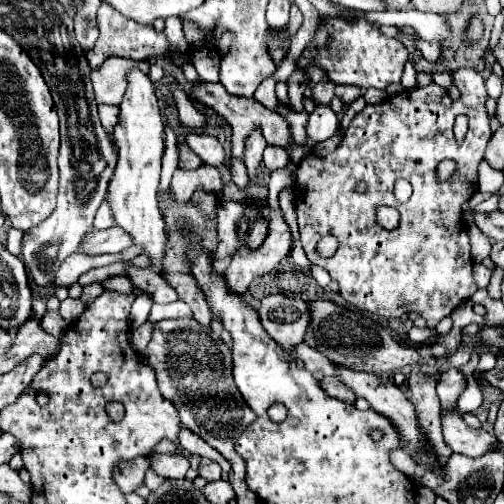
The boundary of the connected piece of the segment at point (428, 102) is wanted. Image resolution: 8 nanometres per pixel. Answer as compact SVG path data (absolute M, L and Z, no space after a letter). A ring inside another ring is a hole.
M461 68L455 76L455 86L461 90L459 100L451 100L447 90L429 84L425 88L403 90L389 96L381 104L367 104L349 124L345 140L337 146L333 154L327 156L307 156L297 164L295 172L295 210L299 218L299 236L307 258L329 272L331 280L339 282L339 294L343 300L363 312L377 314L381 318L401 318L403 314L419 314L427 320L427 328L435 326L449 316L457 306L467 302L477 286L473 280L473 260L469 254L467 226L461 220L461 204L477 192L477 166L483 160L485 146L491 138L489 114L485 108L485 80L475 70ZM459 114L469 118L467 134L463 144L457 144L453 134L453 124ZM441 160L453 160L455 172L449 180L437 178L437 166ZM397 178L407 178L413 186L411 198L401 204L393 196L393 184ZM359 180L369 184L367 194L355 194L353 188ZM393 206L401 212L401 224L395 230L383 230L375 224L375 208ZM333 234L339 240L339 248L331 258L321 258L317 254L317 242L321 236Z

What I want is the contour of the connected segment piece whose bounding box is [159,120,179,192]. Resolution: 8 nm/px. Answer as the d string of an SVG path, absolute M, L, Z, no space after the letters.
M167 120L164 122L165 130L165 151L162 160L162 170L160 176L159 189L165 192L170 186L174 171L177 169L179 154L177 149L176 136L168 125Z

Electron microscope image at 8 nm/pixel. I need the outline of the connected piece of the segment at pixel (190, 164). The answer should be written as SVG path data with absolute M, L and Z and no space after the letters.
M179 144L179 154L181 154L181 160L179 160L179 168L199 168L201 166L201 158L189 148L189 146L183 146Z

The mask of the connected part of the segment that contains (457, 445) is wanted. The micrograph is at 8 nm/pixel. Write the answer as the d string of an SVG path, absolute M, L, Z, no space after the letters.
M457 410L453 412L441 412L441 428L443 428L443 438L445 444L459 454L479 458L487 450L501 448L501 442L487 434L485 430L473 430L465 424L465 420L459 416Z

